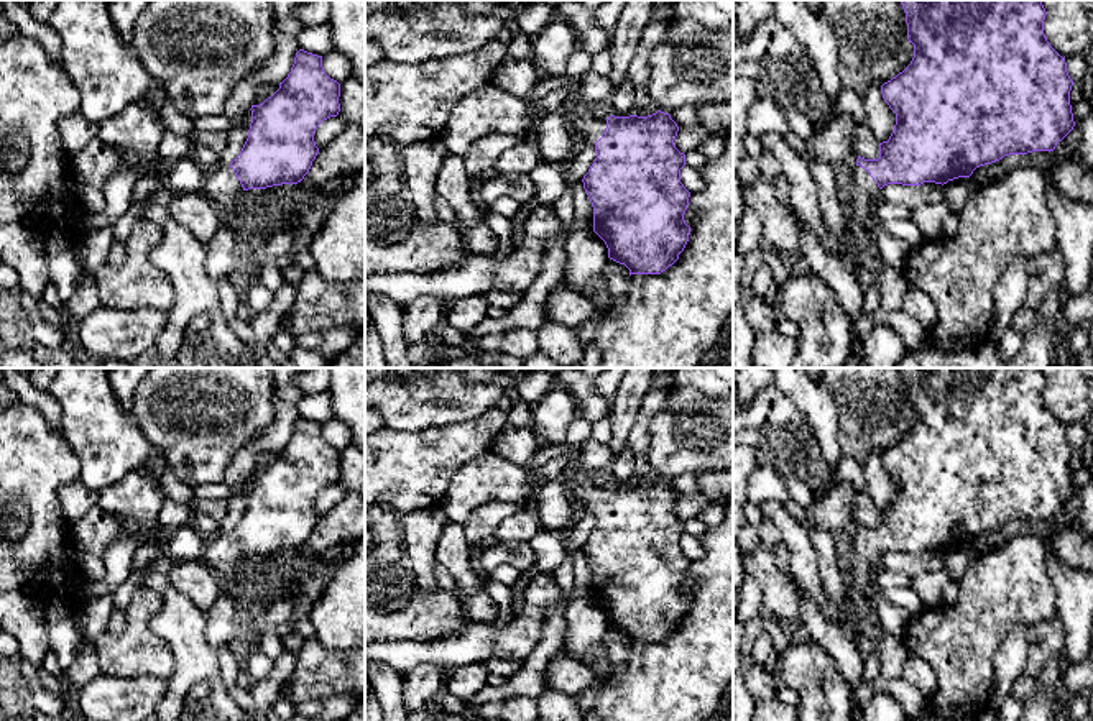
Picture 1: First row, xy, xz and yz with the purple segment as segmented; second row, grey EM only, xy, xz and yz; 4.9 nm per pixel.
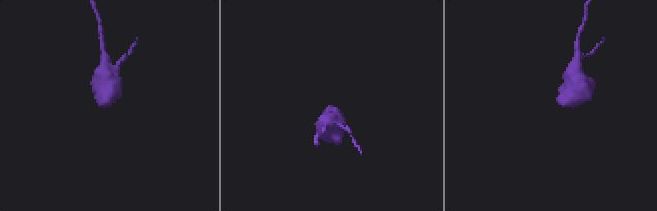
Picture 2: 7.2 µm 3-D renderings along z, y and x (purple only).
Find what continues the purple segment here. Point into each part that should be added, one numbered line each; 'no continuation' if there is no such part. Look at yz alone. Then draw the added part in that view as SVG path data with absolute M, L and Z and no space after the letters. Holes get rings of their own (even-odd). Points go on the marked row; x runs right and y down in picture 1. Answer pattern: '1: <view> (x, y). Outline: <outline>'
1: yz (858, 191). Outline: M860 166L843 176L842 204L848 212L845 232L850 237L850 243L846 256L840 259L843 268L855 276L863 271L873 271L878 263L873 232L868 230L866 220L869 209L879 197L879 191L869 172Z

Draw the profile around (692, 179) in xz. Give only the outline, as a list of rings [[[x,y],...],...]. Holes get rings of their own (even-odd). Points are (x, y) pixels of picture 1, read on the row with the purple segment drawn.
[[[685,164],[680,169],[680,182],[684,184],[684,187],[690,194],[700,192],[703,189],[703,174],[702,174],[702,169],[695,169],[695,168]]]

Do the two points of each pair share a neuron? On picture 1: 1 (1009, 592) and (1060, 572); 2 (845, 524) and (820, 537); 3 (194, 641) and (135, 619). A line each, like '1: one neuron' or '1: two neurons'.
1: two neurons
2: two neurons
3: two neurons

